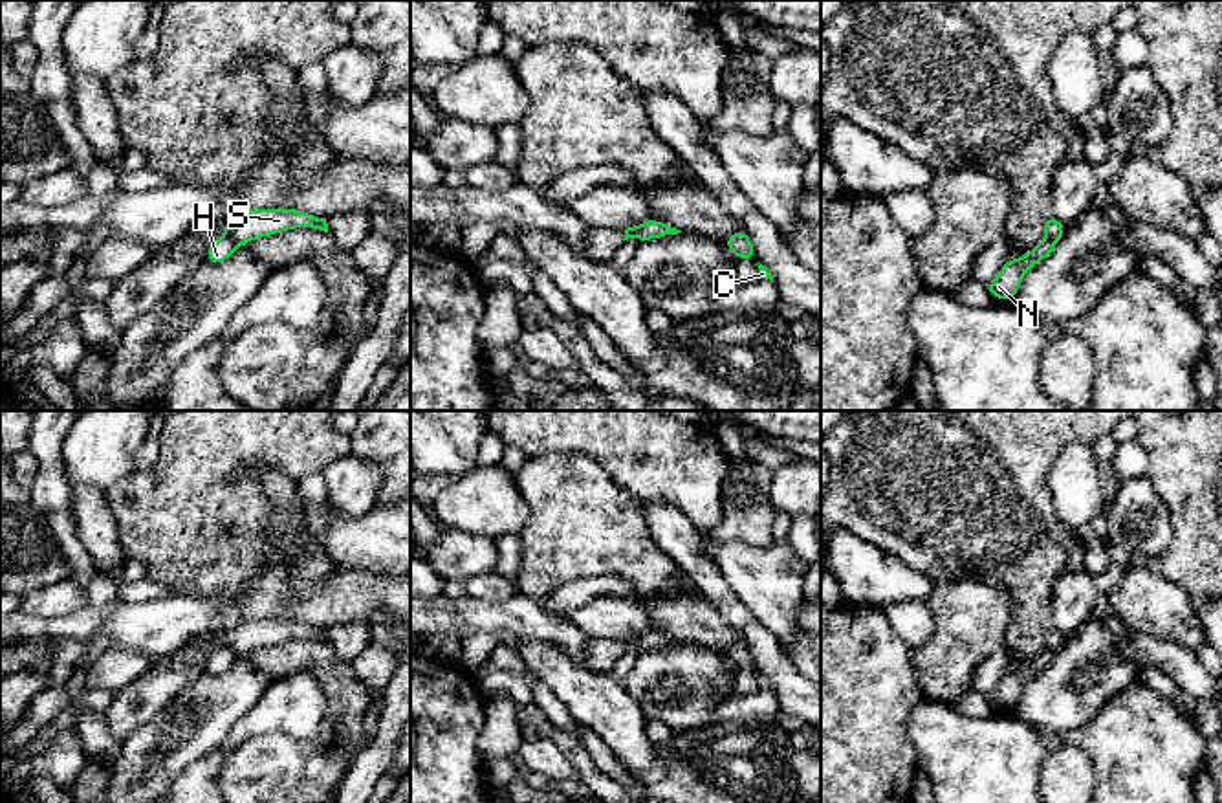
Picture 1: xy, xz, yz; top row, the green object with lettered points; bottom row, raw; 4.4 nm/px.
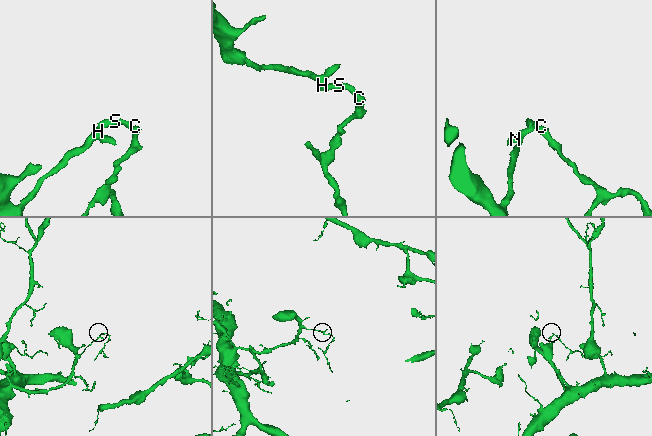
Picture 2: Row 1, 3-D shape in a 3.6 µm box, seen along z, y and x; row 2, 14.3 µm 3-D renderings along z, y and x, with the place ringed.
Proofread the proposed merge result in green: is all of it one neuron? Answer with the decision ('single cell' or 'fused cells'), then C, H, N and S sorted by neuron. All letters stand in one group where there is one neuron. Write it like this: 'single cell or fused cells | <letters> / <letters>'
fused cells | C S / H N

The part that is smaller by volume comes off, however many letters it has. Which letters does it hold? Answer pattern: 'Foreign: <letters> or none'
Foreign: C, S

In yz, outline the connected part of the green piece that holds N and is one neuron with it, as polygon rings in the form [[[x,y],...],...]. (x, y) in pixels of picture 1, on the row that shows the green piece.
[[[1044,238],[1041,244],[1031,248],[1028,255],[1022,255],[1015,260],[1006,260],[998,275],[986,284],[993,299],[1013,301],[1026,271],[1031,270],[1041,260],[1044,260],[1048,255],[1052,255],[1055,244],[1057,242]]]

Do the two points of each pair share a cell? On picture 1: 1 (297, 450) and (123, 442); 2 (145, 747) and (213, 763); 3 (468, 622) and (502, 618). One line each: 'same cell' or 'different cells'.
1: different cells
2: different cells
3: same cell

